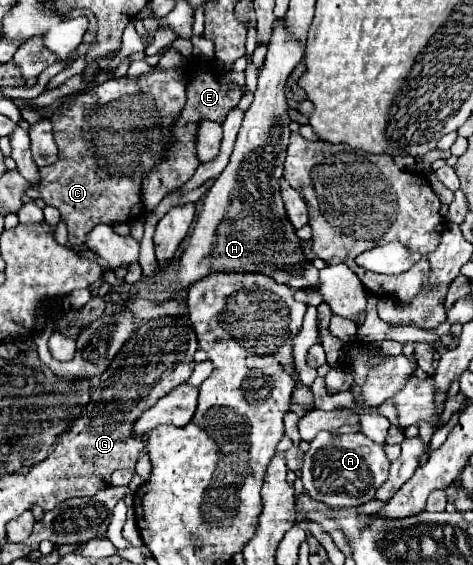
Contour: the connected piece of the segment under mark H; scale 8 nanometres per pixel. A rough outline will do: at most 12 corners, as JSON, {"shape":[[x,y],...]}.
{"shape":[[274,26],[228,166],[204,198],[178,286],[254,270],[318,286],[278,180],[284,84],[304,58]]}

